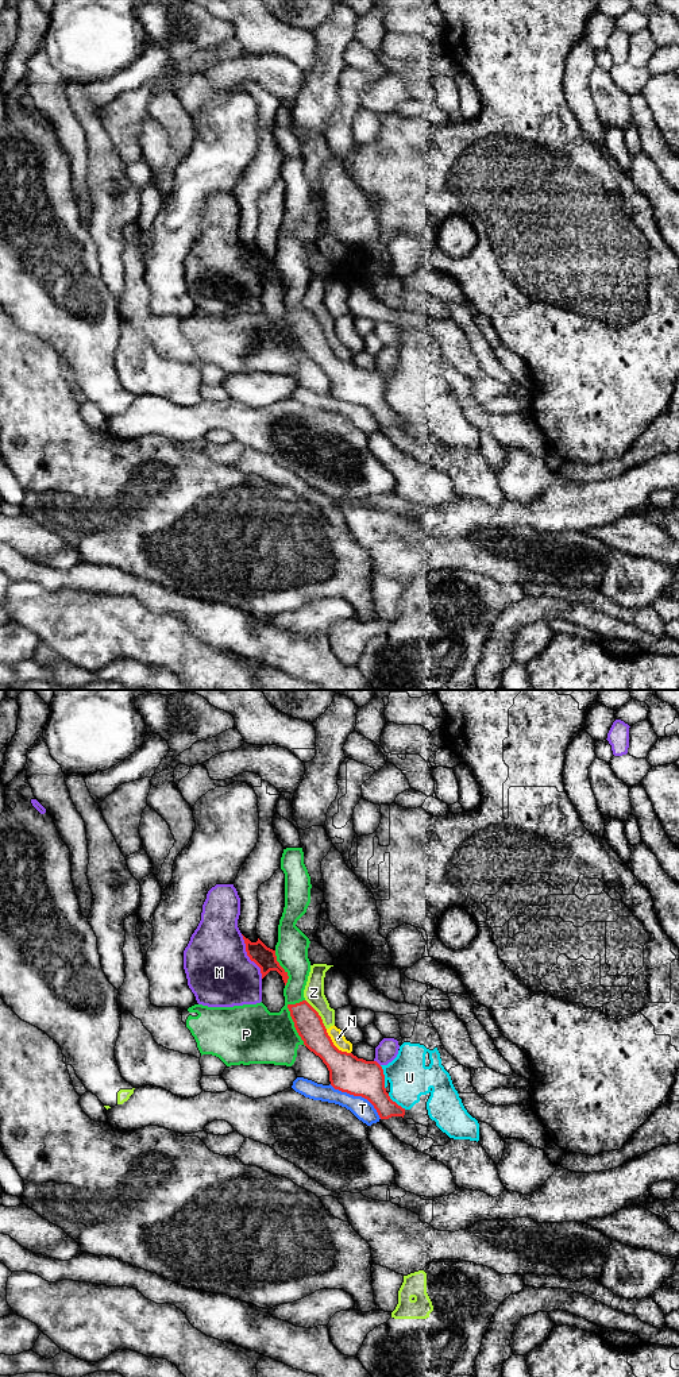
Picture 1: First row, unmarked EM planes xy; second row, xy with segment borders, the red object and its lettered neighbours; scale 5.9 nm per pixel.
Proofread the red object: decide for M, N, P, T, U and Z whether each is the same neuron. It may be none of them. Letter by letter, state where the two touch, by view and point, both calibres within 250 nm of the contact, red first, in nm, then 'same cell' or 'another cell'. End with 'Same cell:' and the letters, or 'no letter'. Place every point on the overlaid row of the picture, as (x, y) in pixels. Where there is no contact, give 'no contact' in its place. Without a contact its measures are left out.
M: contact xy (247, 955); calibres 130 and 400 nm; another cell
N: contact xy (334, 1045); calibres 220 and 80 nm; another cell
P: contact xy (292, 1018); calibres 160 and 340 nm; another cell
T: contact xy (358, 1095); calibres 220 and 120 nm; another cell
U: contact xy (384, 1077); calibres 220 and 240 nm; another cell
Z: contact xy (317, 1014); calibres 160 and 120 nm; another cell
Same cell: no letter

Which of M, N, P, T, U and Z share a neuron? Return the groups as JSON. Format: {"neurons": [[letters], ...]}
{"neurons": [["M"], ["N", "Z"], ["P", "U"], ["T"]]}

